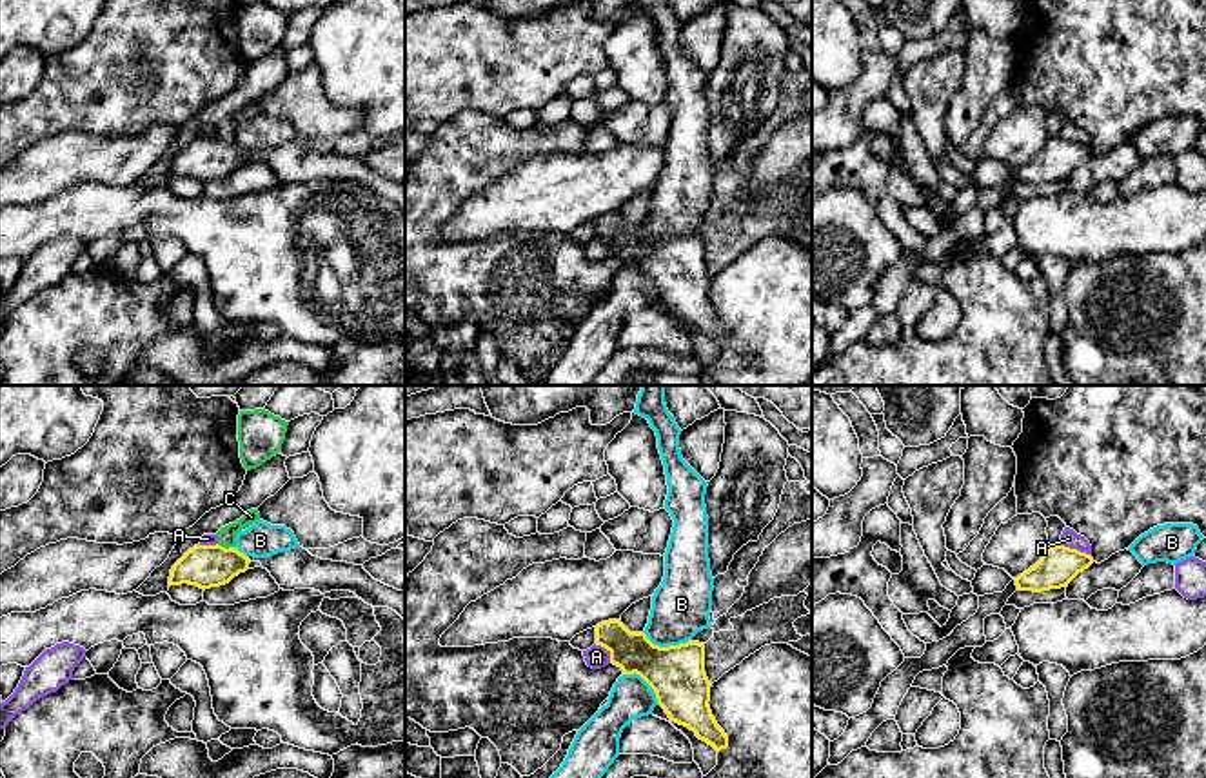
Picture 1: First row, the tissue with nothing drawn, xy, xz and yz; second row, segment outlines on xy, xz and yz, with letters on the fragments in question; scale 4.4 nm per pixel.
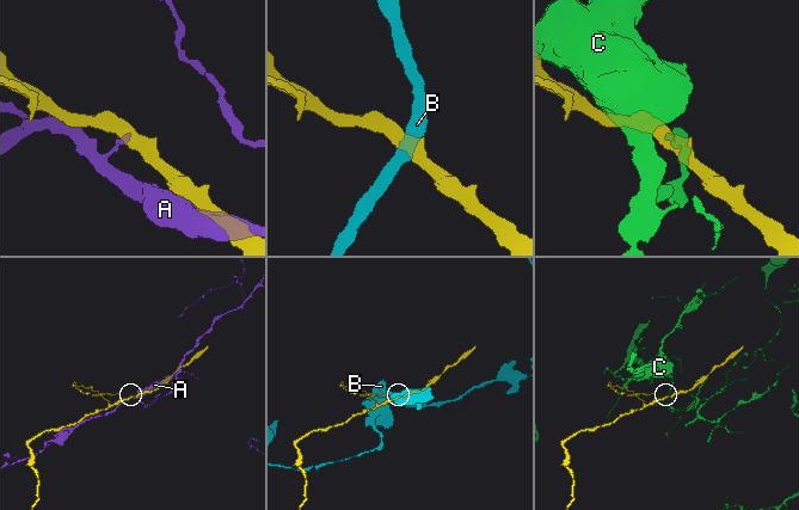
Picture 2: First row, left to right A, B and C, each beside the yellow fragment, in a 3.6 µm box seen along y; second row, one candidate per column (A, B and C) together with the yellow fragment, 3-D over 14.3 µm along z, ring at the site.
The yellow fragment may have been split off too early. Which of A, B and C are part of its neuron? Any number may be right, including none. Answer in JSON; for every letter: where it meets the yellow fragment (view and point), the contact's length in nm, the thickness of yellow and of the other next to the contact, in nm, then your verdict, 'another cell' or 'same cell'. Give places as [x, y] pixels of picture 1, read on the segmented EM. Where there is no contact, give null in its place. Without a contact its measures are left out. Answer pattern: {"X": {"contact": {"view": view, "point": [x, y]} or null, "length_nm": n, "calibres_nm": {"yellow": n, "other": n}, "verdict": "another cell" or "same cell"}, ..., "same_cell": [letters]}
{"A": {"contact": {"view": "yz", "point": [1074, 549]}, "length_nm": 160, "calibres_nm": {"yellow": 170, "other": 80}, "verdict": "another cell"}, "B": {"contact": {"view": "xz", "point": [665, 648]}, "length_nm": 200, "calibres_nm": {"yellow": 260, "other": 260}, "verdict": "another cell"}, "C": {"contact": {"view": "xy", "point": [220, 546]}, "length_nm": 60, "calibres_nm": {"yellow": 190, "other": 80}, "verdict": "another cell"}, "same_cell": []}

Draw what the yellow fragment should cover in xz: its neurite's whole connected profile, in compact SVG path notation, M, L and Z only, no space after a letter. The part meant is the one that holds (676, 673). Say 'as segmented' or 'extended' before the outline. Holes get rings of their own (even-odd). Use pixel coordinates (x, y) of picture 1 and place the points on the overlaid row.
as segmented | M608 620L596 625L596 645L610 653L610 663L623 674L639 674L672 722L694 731L717 753L728 747L708 705L712 683L705 673L705 643L659 647L645 633L630 633L621 620Z

